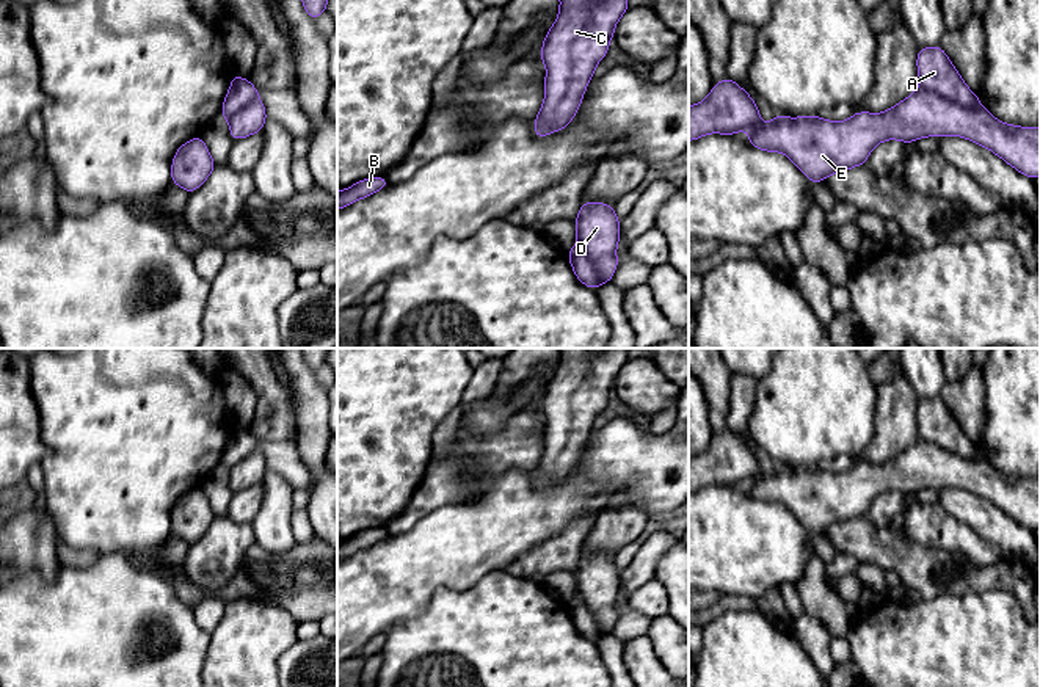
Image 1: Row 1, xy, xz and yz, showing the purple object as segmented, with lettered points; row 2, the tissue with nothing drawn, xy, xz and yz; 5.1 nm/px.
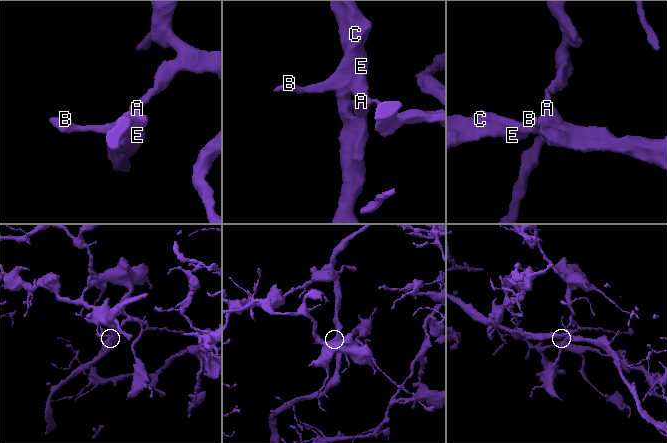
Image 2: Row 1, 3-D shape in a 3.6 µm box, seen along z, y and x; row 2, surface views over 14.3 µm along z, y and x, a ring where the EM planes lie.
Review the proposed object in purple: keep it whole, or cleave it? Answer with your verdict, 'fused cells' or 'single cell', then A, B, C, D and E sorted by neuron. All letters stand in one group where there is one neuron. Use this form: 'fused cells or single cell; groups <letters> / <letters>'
single cell; groups A B C D E

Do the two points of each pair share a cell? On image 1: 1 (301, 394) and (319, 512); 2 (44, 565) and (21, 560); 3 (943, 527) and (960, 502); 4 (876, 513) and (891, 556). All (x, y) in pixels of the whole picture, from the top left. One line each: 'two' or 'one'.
1: one
2: one
3: two
4: two

